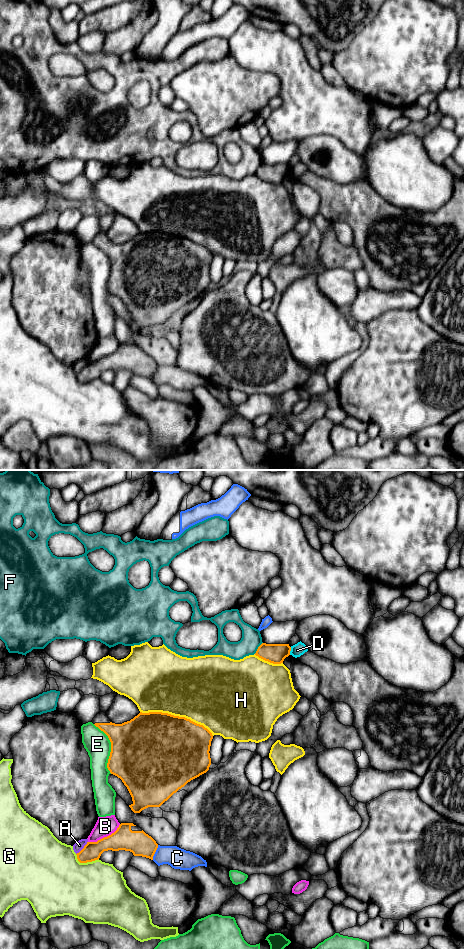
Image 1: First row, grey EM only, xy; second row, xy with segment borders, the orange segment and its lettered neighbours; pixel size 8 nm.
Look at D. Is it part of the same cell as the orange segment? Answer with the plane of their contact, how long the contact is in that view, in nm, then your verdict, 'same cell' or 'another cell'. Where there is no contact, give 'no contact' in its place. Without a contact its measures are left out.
xy | 70 nm | another cell

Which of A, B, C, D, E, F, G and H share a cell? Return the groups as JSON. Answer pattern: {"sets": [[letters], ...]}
{"sets": [["A"], ["B"], ["C"], ["D"], ["E"], ["F"], ["G"], ["H"]]}

